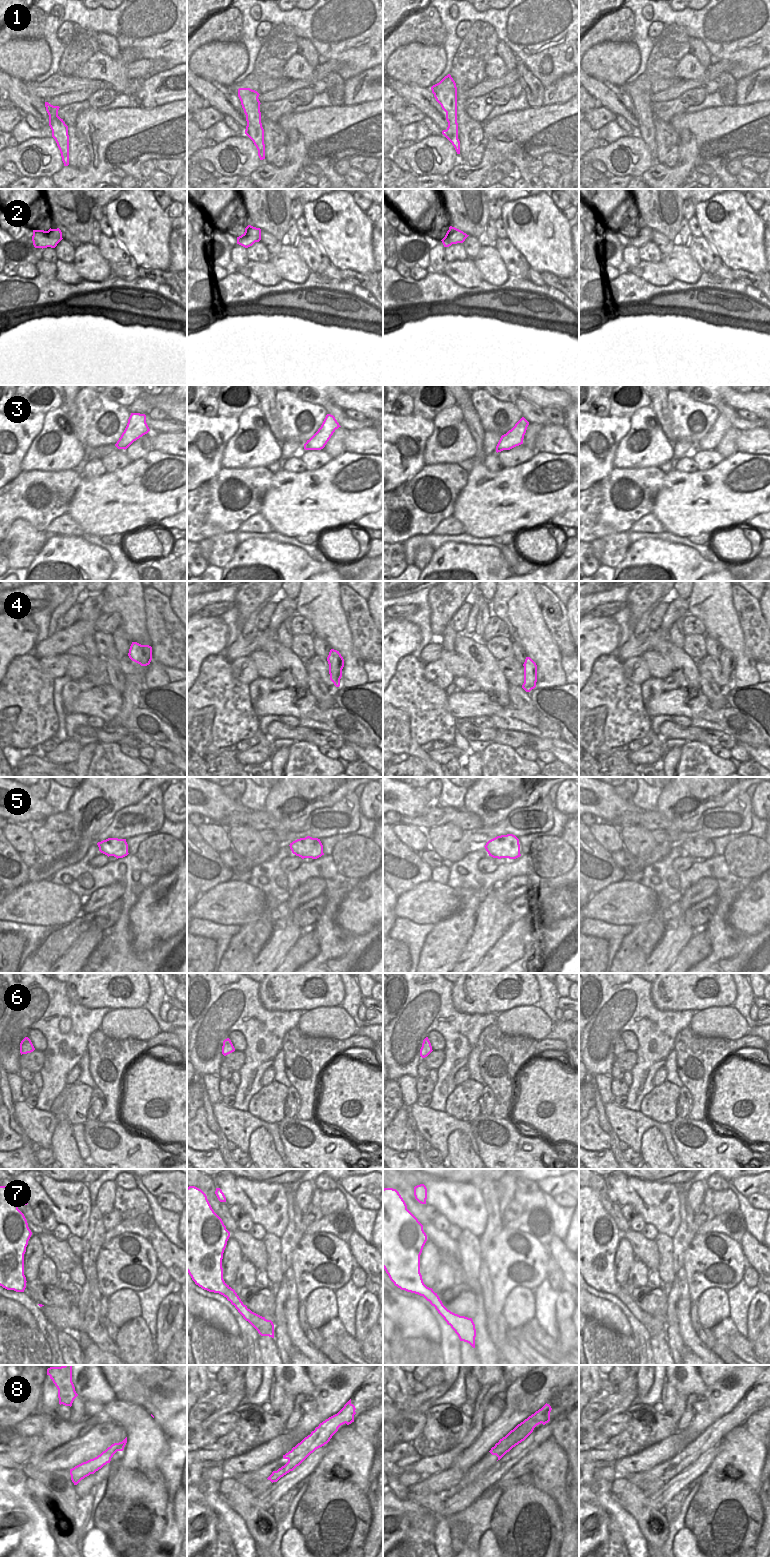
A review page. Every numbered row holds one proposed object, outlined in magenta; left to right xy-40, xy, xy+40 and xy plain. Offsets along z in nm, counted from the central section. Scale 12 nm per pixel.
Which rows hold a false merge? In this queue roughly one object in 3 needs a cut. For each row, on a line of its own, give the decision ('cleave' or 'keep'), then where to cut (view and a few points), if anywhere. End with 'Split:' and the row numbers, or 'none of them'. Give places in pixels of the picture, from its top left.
1: keep; no cut
2: keep; no cut
3: keep; no cut
4: keep; no cut
5: keep; no cut
6: keep; no cut
7: keep; no cut
8: cleave; cut in xy along (293, 1466), (286, 1464), (282, 1467)
Split: 8

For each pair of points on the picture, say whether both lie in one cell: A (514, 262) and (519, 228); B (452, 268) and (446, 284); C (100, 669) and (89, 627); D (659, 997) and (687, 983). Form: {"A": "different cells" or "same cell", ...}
{"A": "different cells", "B": "different cells", "C": "different cells", "D": "same cell"}

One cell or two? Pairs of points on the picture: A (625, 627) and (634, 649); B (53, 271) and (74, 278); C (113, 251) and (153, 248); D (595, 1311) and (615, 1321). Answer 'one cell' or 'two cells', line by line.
A: two cells
B: one cell
C: two cells
D: one cell

